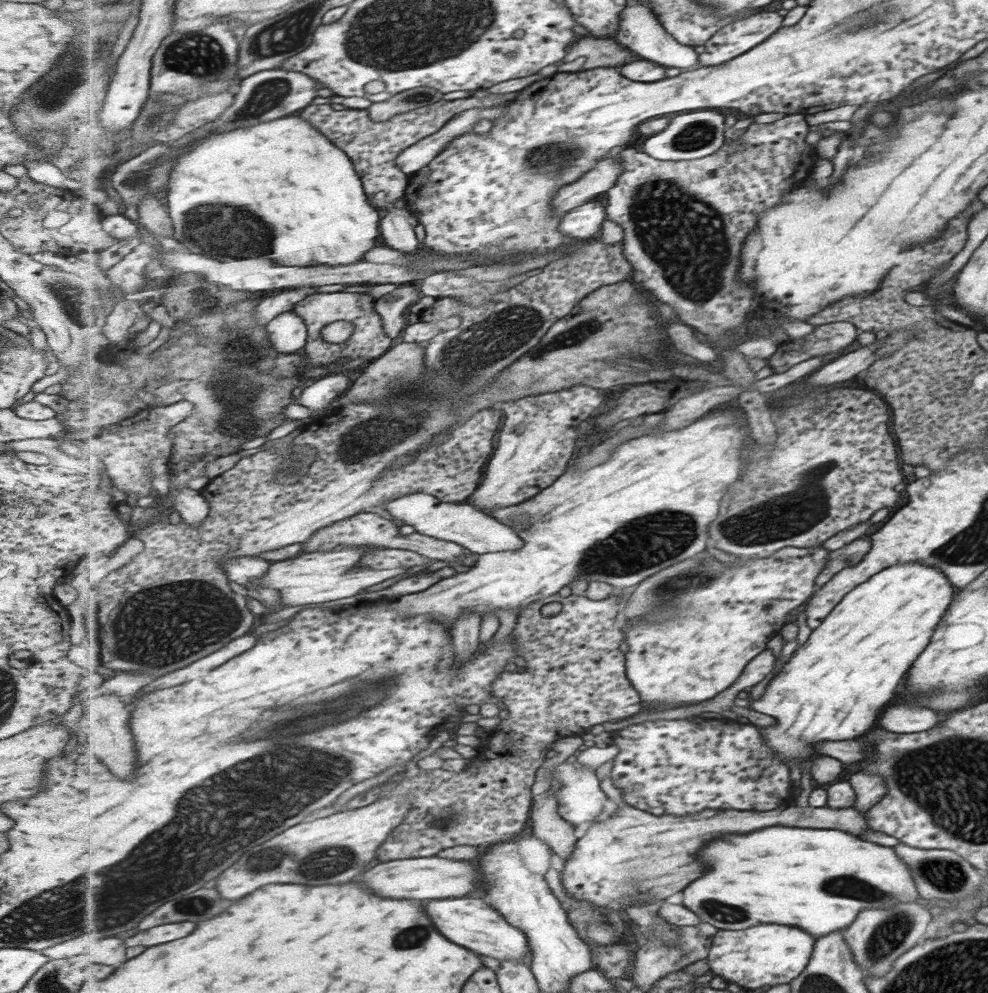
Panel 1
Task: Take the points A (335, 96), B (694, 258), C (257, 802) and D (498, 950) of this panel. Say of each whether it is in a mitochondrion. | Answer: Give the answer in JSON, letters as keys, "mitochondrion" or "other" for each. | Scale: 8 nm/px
{"A":"other","B":"mitochondrion","C":"mitochondrion","D":"other"}

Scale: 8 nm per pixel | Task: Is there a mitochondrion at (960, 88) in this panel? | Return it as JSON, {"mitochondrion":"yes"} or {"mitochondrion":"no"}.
{"mitochondrion":"no"}

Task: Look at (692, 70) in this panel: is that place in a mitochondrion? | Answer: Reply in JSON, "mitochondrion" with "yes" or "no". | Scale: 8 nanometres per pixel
{"mitochondrion":"no"}

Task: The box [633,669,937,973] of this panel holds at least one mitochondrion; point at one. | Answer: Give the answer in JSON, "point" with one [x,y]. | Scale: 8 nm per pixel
{"point":[887,936]}

